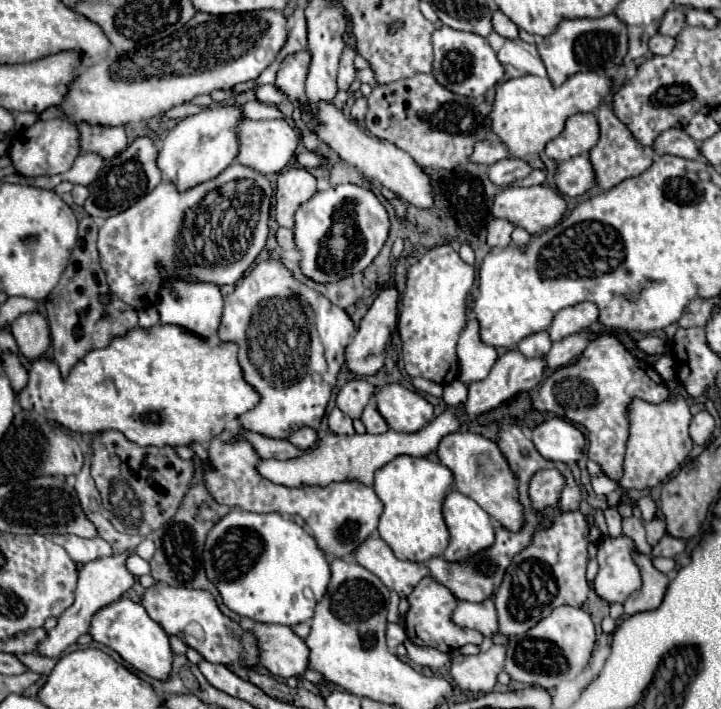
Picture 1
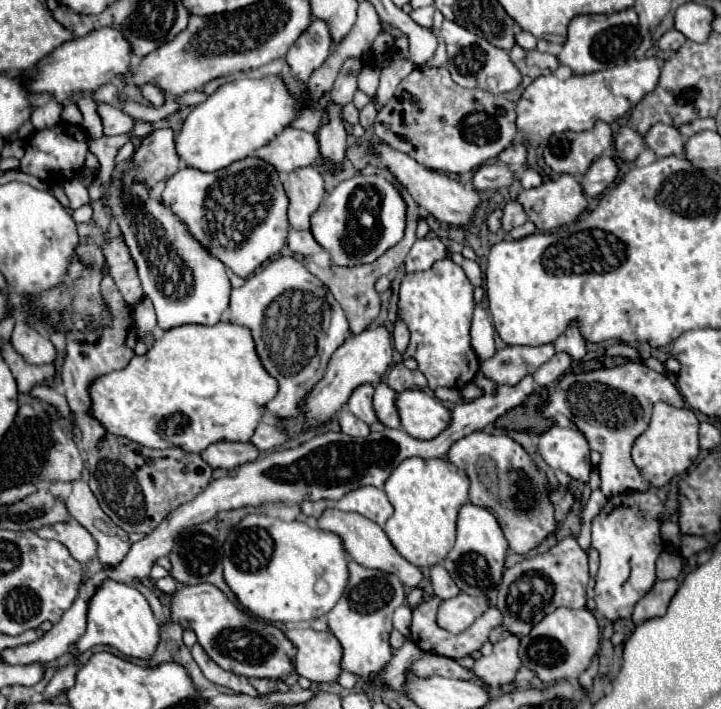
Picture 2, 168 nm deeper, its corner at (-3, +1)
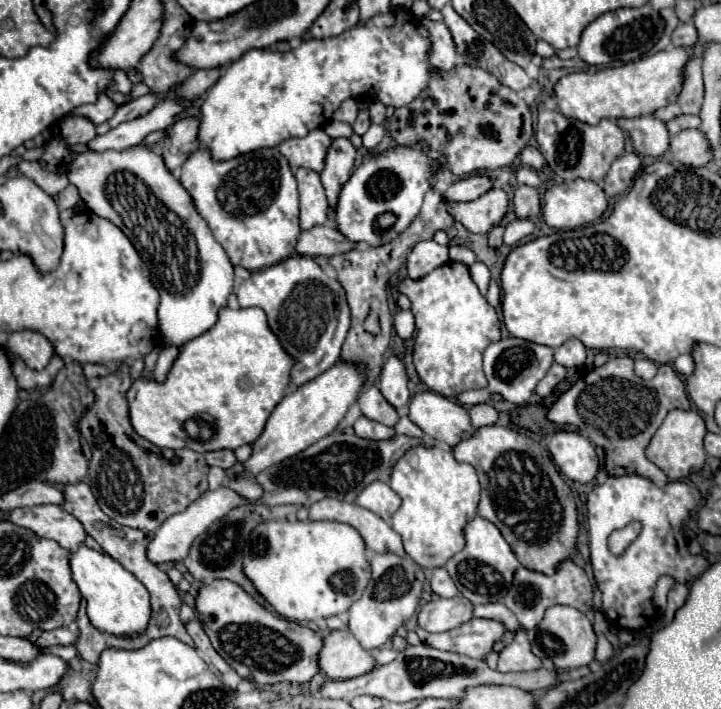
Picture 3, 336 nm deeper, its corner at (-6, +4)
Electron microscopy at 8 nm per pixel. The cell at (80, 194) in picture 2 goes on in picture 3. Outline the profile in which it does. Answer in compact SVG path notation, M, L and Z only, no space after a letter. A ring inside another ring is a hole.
M72 184L58 194L58 208L60 208L60 210L64 210L64 208L74 208L78 202L80 202L80 194L76 192L76 186L72 186Z

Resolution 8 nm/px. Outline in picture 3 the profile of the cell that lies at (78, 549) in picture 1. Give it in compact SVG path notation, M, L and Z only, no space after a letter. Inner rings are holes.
M46 504L46 506L34 506L34 508L16 508L8 512L8 520L32 530L40 538L56 540L62 548L76 552L86 540L84 526L68 512L62 510L62 506Z

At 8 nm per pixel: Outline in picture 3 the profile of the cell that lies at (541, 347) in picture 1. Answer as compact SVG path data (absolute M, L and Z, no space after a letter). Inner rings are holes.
M506 338L490 344L484 352L484 374L488 380L488 390L500 394L512 404L526 404L554 362L554 348L540 346L520 338Z

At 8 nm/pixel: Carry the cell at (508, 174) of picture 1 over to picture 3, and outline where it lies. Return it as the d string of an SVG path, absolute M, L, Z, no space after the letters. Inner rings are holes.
M472 174L468 178L462 178L458 182L454 182L446 192L444 198L450 202L468 202L474 200L478 196L482 196L484 192L488 192L494 186L492 178L484 176L484 174Z

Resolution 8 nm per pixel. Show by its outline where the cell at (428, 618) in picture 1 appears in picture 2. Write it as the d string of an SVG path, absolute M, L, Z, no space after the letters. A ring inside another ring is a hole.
M431 597L427 601L423 601L421 605L415 607L413 611L413 623L411 623L411 639L417 647L421 647L423 651L427 653L437 653L437 655L443 655L443 657L449 657L449 659L461 659L461 657L467 657L471 655L473 651L479 651L483 647L483 643L489 639L489 633L501 625L503 621L503 615L499 613L497 607L489 607L467 631L463 631L461 635L453 635L441 627L437 627L437 621L435 621L435 613L437 613L437 607L439 607L441 599L437 597Z

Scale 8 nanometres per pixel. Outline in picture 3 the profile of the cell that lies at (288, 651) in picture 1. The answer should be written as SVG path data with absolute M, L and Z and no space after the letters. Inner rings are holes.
M330 630L320 634L324 648L320 650L320 670L330 680L348 680L368 674L376 668L374 658L358 644L348 630Z

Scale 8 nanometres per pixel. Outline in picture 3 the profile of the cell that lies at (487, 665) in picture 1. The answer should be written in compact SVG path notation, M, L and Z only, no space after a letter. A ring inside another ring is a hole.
M524 630L516 632L514 642L510 646L506 646L498 658L500 672L526 672L526 670L538 670L540 666L542 666L542 662L538 656L532 654L530 642L528 642Z

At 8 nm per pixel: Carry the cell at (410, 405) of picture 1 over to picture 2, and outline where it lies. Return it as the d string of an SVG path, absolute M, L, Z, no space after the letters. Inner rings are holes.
M407 389L397 395L401 425L415 439L433 439L451 423L451 411L421 389Z

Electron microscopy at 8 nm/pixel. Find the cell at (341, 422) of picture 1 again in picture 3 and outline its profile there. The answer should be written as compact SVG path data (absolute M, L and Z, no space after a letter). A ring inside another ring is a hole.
M360 416L356 422L354 422L354 432L360 436L360 438L368 438L368 440L384 440L384 438L392 438L394 436L394 430L380 424L380 422L374 422L374 420L368 420L366 416Z

